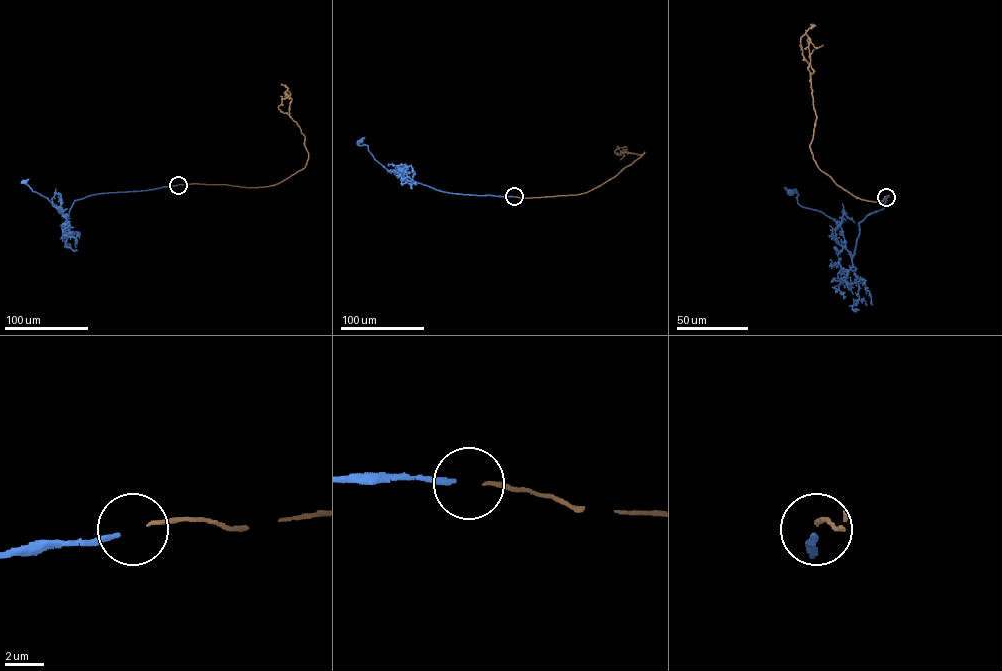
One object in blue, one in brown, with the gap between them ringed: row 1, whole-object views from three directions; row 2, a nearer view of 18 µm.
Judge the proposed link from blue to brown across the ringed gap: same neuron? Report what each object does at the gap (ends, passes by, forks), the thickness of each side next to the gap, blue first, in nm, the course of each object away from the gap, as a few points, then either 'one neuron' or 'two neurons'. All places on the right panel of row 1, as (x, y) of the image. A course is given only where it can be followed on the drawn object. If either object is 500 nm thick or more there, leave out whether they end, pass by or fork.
blue ends; brown ends; calibres 260 and 180 nm; course blue (886, 197), (882, 209), (858, 224), (851, 257), (836, 222), (822, 212), (802, 207), (797, 191), (790, 192); course brown (886, 196), (857, 198), (813, 158), (813, 70), (801, 37), (822, 44); two neurons

